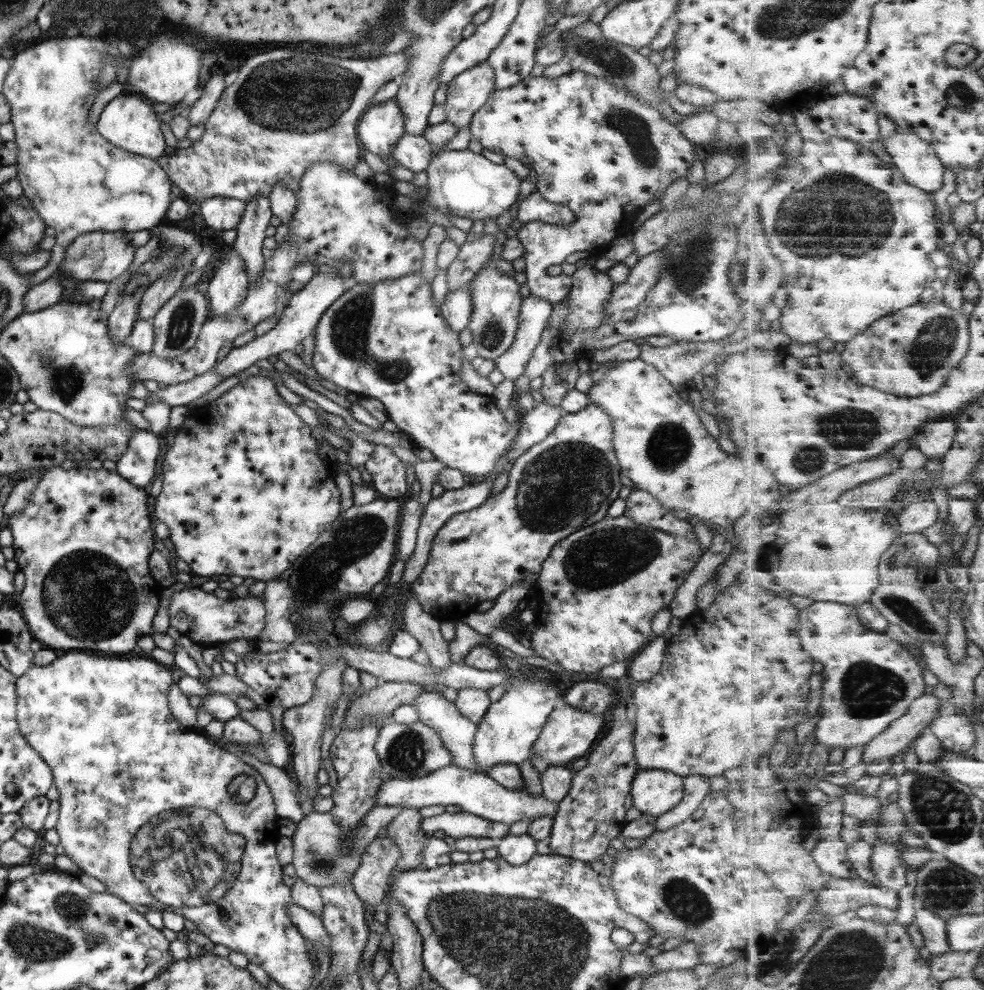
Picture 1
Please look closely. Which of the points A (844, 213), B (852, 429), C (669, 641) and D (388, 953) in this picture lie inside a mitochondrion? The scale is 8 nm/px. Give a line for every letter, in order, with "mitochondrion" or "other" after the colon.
A: mitochondrion
B: mitochondrion
C: other
D: other

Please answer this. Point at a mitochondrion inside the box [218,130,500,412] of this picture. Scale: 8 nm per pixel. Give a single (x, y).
(350, 326)

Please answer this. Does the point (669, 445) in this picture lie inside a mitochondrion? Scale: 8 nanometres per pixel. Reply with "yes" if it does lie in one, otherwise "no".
yes

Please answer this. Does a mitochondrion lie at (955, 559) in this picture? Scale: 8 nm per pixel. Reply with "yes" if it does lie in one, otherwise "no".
no

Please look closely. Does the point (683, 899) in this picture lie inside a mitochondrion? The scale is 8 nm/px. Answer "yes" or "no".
yes

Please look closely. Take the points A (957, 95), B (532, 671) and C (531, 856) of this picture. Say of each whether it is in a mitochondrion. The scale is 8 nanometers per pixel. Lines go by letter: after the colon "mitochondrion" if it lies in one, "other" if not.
A: mitochondrion
B: other
C: other

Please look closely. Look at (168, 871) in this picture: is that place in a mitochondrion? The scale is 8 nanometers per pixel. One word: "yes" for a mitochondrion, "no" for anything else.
yes

